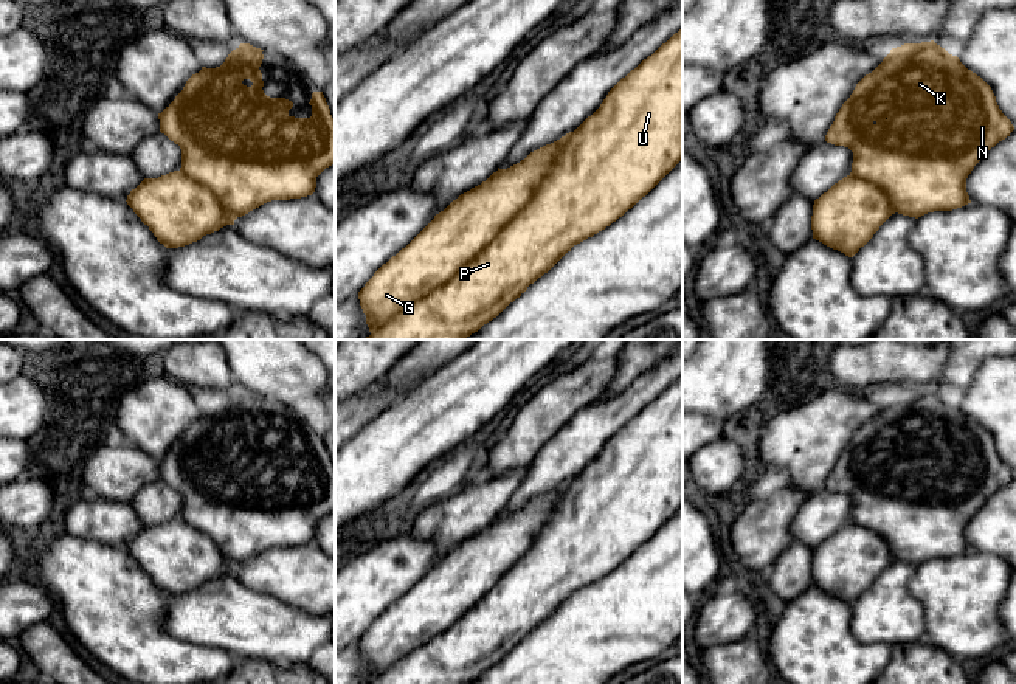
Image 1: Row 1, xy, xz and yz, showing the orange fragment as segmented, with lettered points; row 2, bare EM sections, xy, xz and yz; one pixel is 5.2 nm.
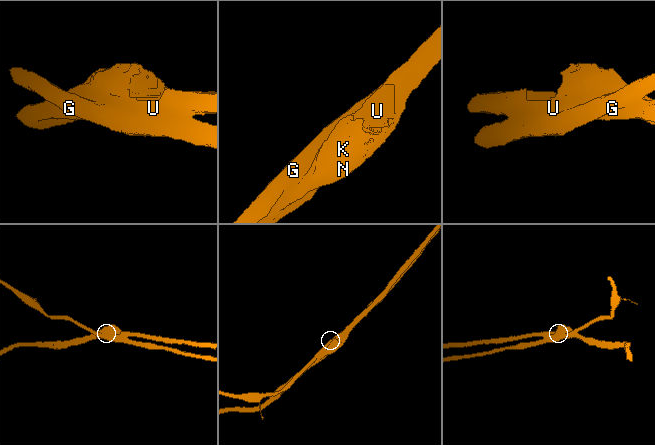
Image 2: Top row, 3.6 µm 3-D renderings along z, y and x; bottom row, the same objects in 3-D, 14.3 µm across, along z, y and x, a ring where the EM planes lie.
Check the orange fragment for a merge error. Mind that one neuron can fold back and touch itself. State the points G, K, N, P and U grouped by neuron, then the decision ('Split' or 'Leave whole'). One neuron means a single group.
Groups: G / K N P U. Split

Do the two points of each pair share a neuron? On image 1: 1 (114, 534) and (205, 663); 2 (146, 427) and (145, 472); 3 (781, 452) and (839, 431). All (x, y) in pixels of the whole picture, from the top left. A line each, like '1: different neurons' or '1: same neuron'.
1: different neurons
2: different neurons
3: same neuron

